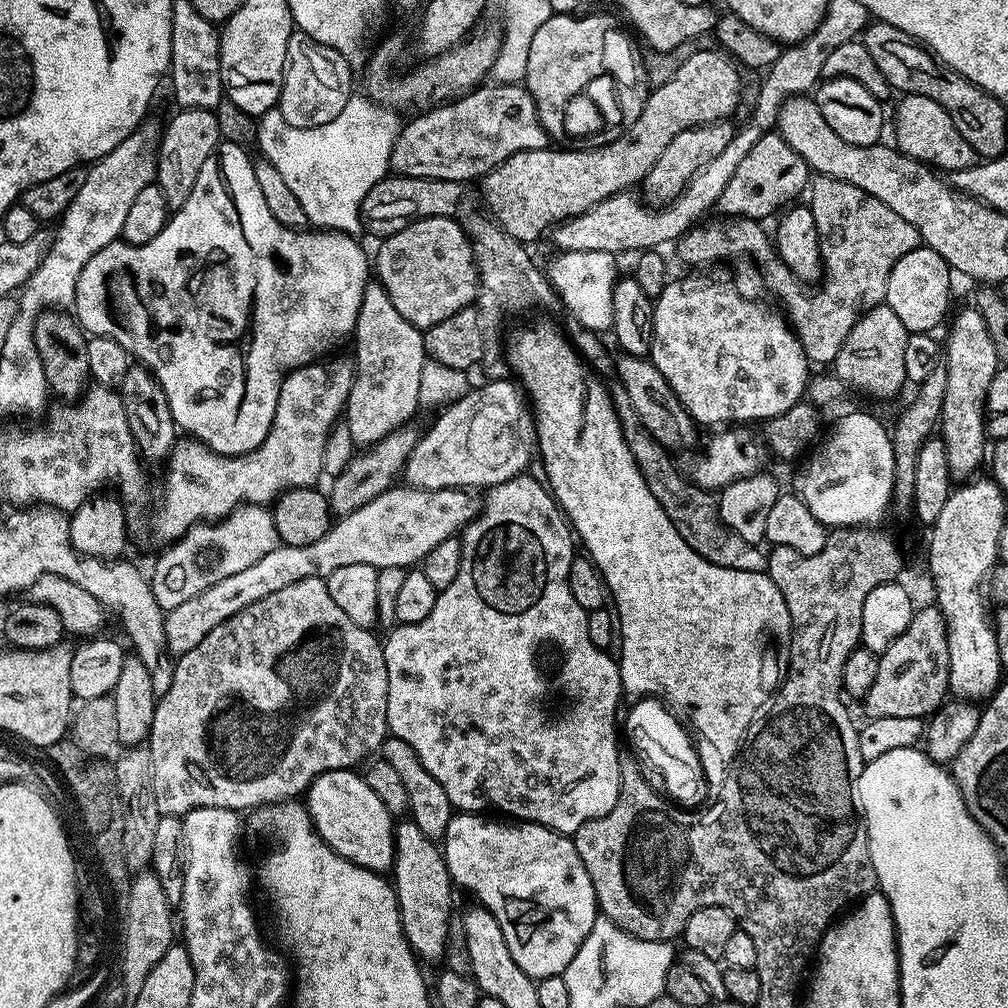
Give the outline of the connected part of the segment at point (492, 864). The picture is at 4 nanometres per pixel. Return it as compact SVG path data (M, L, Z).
M457 811L453 815L451 825L446 830L442 841L442 851L448 872L452 875L453 881L460 882L460 880L465 880L468 883L469 890L476 895L475 899L486 910L490 910L490 914L494 914L498 926L502 926L502 934L506 934L506 946L510 946L510 954L514 954L514 962L518 962L518 966L522 966L522 970L527 976L539 978L542 976L561 975L566 970L568 963L574 958L574 954L578 954L578 946L582 946L586 934L590 934L590 926L594 926L598 915L596 891L590 882L590 874L586 874L586 866L582 866L582 858L578 858L575 839L571 835L555 832L541 824L509 822L504 818L496 818L500 820L485 819L488 819L485 815L475 812Z

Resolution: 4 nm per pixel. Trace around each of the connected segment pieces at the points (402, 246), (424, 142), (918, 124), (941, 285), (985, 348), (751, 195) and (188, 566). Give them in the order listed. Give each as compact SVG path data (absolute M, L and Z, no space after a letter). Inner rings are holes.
M450 216L422 218L379 241L376 264L374 260L375 279L390 294L394 310L421 330L442 322L442 318L450 318L450 314L458 314L458 310L475 301L476 249L458 221Z
M495 82L477 86L456 99L435 105L423 114L416 114L412 121L400 129L398 138L390 150L389 169L397 176L410 178L430 178L431 180L454 180L469 182L477 176L487 176L491 168L496 168L506 158L526 150L549 147L550 137L538 118L536 103L523 83L498 84Z
M905 95L904 100L896 108L896 140L895 147L905 152L910 158L920 160L933 169L945 168L948 174L958 170L966 170L970 165L977 163L978 157L974 146L958 134L958 126L950 122L950 114L934 102L934 98Z
M927 246L915 248L910 250L910 254L902 254L902 258L894 262L894 270L890 270L890 282L886 282L884 303L890 310L894 310L894 314L898 314L898 319L902 326L906 326L909 334L935 333L937 331L935 328L940 323L943 325L949 315L948 303L952 300L952 279L954 273L942 258L942 254Z
M969 306L954 316L952 325L951 320L947 325L948 344L946 340L942 352L942 363L946 366L946 398L940 411L938 432L946 446L946 462L953 481L967 482L979 473L976 471L980 463L986 460L986 445L990 440L986 431L988 391L1001 363L994 350L994 338L990 338L990 330L986 330L979 308Z
M765 131L764 137L754 142L754 147L746 158L734 170L730 182L726 182L726 188L722 190L722 196L718 198L715 207L724 212L728 218L743 218L757 222L767 221L767 216L775 210L779 204L788 206L800 191L807 189L810 184L810 169L808 163L786 142L779 131ZM792 200L792 201L791 201Z
M241 504L222 520L192 525L181 540L167 545L157 558L152 574L150 572L152 593L158 606L167 613L174 610L174 606L182 606L182 602L202 594L202 590L222 582L222 578L247 570L258 558L280 545L271 511L263 504Z

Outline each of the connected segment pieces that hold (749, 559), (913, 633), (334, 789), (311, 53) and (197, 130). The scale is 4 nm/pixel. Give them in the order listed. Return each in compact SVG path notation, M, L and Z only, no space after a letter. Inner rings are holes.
M616 382L610 388L612 405L618 414L618 422L622 426L622 434L626 438L626 446L630 446L630 454L634 454L636 464L644 473L646 486L658 498L662 510L666 510L666 518L674 522L674 530L686 538L686 546L694 550L694 554L702 554L706 562L714 562L714 566L726 566L730 570L746 570L747 572L767 572L768 552L760 544L746 542L722 522L720 506L717 497L709 489L700 488L697 484L684 480L674 473L668 472L672 468L669 449L662 447L656 439L642 426L642 418L634 411L630 398L623 386ZM763 549L763 550L762 550Z
M917 607L910 618L910 626L906 626L906 630L902 630L902 634L898 634L898 638L894 638L894 642L890 642L890 646L886 646L886 650L879 653L878 675L874 677L874 686L870 686L870 690L862 698L865 717L869 721L880 718L928 718L949 699L948 627L939 607L931 607Z
M351 768L330 770L314 778L306 793L306 807L312 819L312 825L316 827L316 832L342 858L362 866L368 872L384 874L391 869L392 863L396 860L394 818L388 813L386 806L382 806L378 794L374 794L374 790L366 786L363 775L359 771Z
M293 31L288 43L288 60L284 64L278 110L282 118L290 122L290 126L322 126L330 122L330 118L338 118L338 114L342 114L342 106L346 106L346 102L354 95L352 79L354 73L338 50L322 46L322 42L314 42L310 34Z
M182 108L175 114L177 116L174 117L165 128L162 128L162 133L158 138L158 147L156 150L156 179L154 181L162 190L169 209L172 210L180 208L182 202L186 202L186 198L190 198L190 190L194 190L194 182L200 180L198 174L202 171L202 162L206 162L206 158L210 158L210 154L216 151L222 140L220 131L218 130L218 118L215 112Z

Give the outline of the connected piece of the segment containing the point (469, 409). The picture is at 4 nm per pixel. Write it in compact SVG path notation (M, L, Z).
M511 379L509 380L492 380L481 388L473 387L465 396L451 401L441 411L445 412L429 426L425 436L423 433L417 439L410 458L404 464L402 476L403 479L408 479L405 481L411 487L422 490L446 490L447 488L487 490L529 471L528 463L534 460L536 435L534 416L521 389Z

